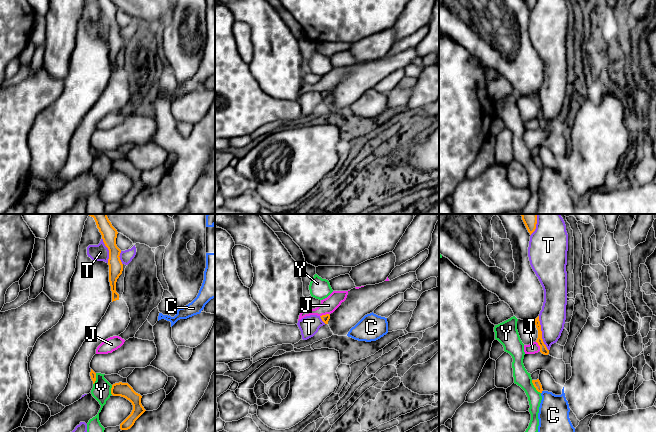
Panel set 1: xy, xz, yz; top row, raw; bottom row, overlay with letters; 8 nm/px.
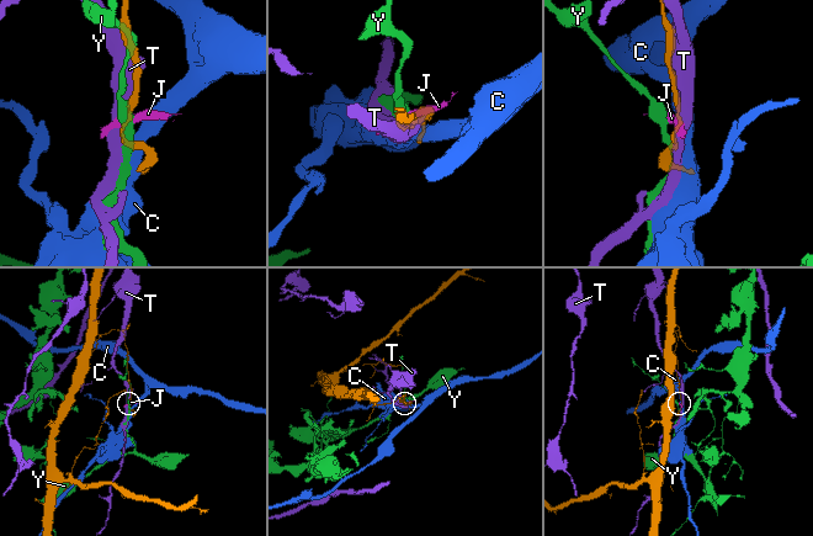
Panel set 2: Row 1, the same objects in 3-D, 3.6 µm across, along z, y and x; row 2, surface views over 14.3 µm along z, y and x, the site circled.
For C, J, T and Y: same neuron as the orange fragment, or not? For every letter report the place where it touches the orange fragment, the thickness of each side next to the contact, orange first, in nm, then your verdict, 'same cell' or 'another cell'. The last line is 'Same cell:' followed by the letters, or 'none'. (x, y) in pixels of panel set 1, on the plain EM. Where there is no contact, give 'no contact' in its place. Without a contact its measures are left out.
C: contact yz (541, 168); calibres 60 and 240 nm; another cell
J: contact yz (539, 121); calibres 60 and 90 nm; another cell
T: contact yz (541, 109); calibres 60 and 220 nm; another cell
Y: contact yz (534, 162); calibres 60 and 140 nm; another cell
Same cell: none

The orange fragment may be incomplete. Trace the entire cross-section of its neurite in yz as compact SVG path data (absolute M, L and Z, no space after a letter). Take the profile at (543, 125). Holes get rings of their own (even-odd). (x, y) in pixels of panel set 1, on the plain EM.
M539 92L535 95L534 99L535 99L536 104L538 106L538 114L537 114L536 118L540 122L540 128L542 130L544 130L544 131L548 131L549 126L547 125L547 123L544 120L543 115L542 115L542 107L541 107L541 101L540 101L540 97L539 97Z

